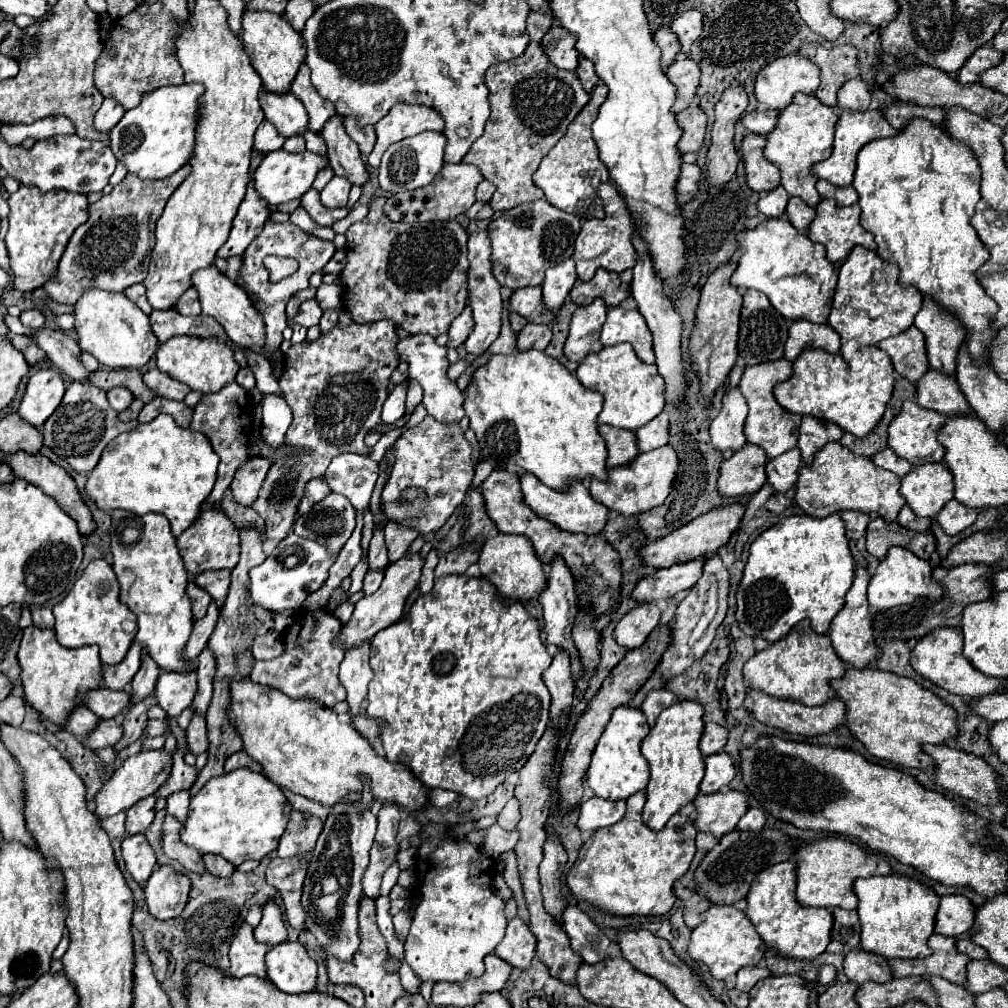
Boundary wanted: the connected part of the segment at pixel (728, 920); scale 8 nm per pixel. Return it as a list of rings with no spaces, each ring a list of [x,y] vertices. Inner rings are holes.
[[[711,905],[703,915],[703,923],[693,929],[691,943],[689,943],[689,957],[701,965],[709,967],[709,973],[713,979],[725,979],[729,975],[737,973],[737,989],[743,993],[749,993],[751,987],[759,981],[771,975],[769,969],[763,967],[747,967],[757,965],[765,955],[765,943],[759,937],[755,925],[747,919],[747,915],[735,907],[723,907],[723,905]]]

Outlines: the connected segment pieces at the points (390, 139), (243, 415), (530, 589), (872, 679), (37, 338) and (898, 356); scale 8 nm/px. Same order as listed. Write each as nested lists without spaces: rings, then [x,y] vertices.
[[[397,103],[375,125],[375,131],[377,131],[377,143],[375,143],[375,149],[371,151],[371,155],[367,157],[367,163],[373,169],[379,167],[381,157],[389,145],[393,145],[405,137],[417,135],[421,131],[443,131],[443,119],[431,107]]]
[[[235,381],[225,385],[221,391],[205,395],[199,405],[193,407],[193,419],[189,429],[199,431],[203,435],[209,437],[213,451],[221,457],[219,463],[219,471],[217,471],[217,483],[213,487],[213,491],[209,493],[207,501],[203,503],[203,509],[221,509],[221,501],[233,481],[233,475],[237,471],[237,467],[247,459],[247,451],[249,451],[249,437],[251,437],[251,415],[247,409],[247,391],[241,389]]]
[[[499,533],[485,541],[481,553],[479,553],[479,569],[485,579],[489,579],[503,597],[511,597],[517,601],[529,601],[533,599],[545,585],[545,565],[535,557],[535,549],[531,541],[523,535],[505,535]]]
[[[865,667],[863,671],[847,669],[843,679],[831,681],[831,687],[839,699],[847,703],[845,727],[867,747],[871,755],[879,759],[915,769],[931,769],[933,761],[921,751],[921,743],[941,745],[957,735],[957,713],[913,679]]]
[[[37,329],[31,339],[37,343],[39,349],[47,353],[51,363],[59,367],[63,373],[67,373],[73,381],[87,383],[87,369],[79,363],[79,345],[69,335],[57,331],[57,329]]]
[[[915,325],[895,337],[889,337],[887,341],[881,341],[879,347],[889,353],[895,371],[913,383],[917,383],[929,369],[925,337]]]

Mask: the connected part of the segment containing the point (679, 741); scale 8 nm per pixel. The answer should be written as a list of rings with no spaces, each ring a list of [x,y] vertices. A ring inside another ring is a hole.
[[[679,701],[661,713],[657,725],[649,731],[649,735],[641,741],[641,753],[649,763],[651,779],[645,789],[647,801],[643,807],[643,823],[661,831],[665,823],[679,813],[683,805],[695,799],[699,793],[699,783],[705,773],[703,755],[699,751],[699,739],[703,733],[703,707],[695,701]]]

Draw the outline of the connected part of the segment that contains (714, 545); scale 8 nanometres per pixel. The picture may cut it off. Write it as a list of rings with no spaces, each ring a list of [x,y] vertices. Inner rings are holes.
[[[727,505],[727,507],[717,507],[705,515],[699,515],[699,519],[695,519],[679,529],[673,529],[665,537],[649,541],[639,551],[641,561],[653,569],[659,569],[659,567],[671,567],[675,563],[687,563],[687,561],[693,561],[695,557],[709,557],[711,553],[715,553],[719,547],[723,547],[729,541],[731,533],[739,527],[743,513],[745,513],[743,505]]]

